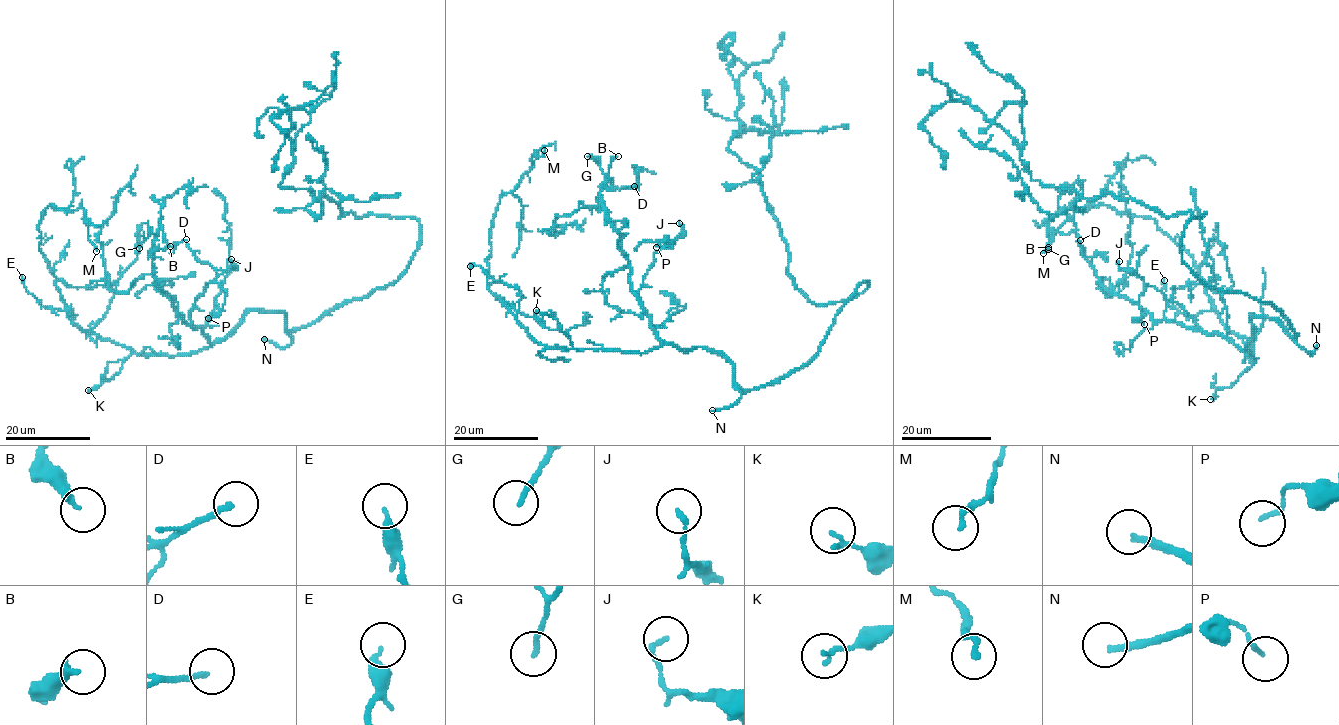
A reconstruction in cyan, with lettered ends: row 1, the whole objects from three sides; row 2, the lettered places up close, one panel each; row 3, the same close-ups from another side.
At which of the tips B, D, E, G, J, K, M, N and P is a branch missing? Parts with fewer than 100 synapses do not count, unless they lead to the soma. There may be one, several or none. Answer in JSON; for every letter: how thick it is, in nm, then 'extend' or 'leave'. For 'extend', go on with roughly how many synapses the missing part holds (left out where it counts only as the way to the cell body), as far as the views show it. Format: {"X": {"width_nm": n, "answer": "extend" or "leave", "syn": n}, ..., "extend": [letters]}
{"B": {"width_nm": 240, "answer": "leave"}, "D": {"width_nm": 170, "answer": "leave"}, "E": {"width_nm": 280, "answer": "leave"}, "G": {"width_nm": 150, "answer": "leave"}, "J": {"width_nm": 160, "answer": "leave"}, "K": {"width_nm": 130, "answer": "leave"}, "M": {"width_nm": 180, "answer": "leave"}, "N": {"width_nm": 200, "answer": "extend"}, "P": {"width_nm": 120, "answer": "leave"}, "extend": ["N"]}

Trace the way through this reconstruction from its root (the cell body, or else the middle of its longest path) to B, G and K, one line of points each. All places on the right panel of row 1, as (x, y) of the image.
B: (1277, 309), (1295, 335), (1249, 316), (1252, 337), (1241, 348), (1155, 320), (1109, 292), (1072, 220), (1048, 247)
G: (1277, 309), (1295, 335), (1249, 316), (1241, 348), (1109, 292), (1074, 231), (1056, 232), (1048, 249)
K: (1277, 309), (1295, 335), (1275, 319), (1249, 316), (1252, 337), (1246, 347), (1255, 360), (1210, 399)

